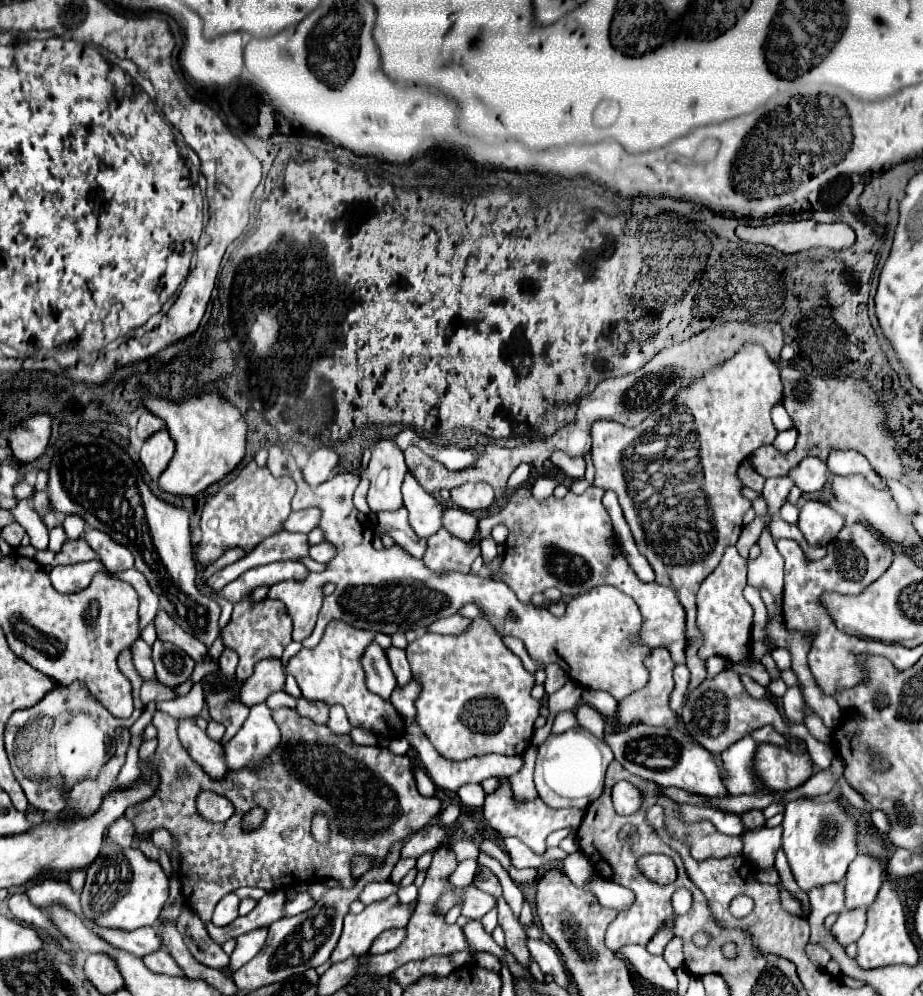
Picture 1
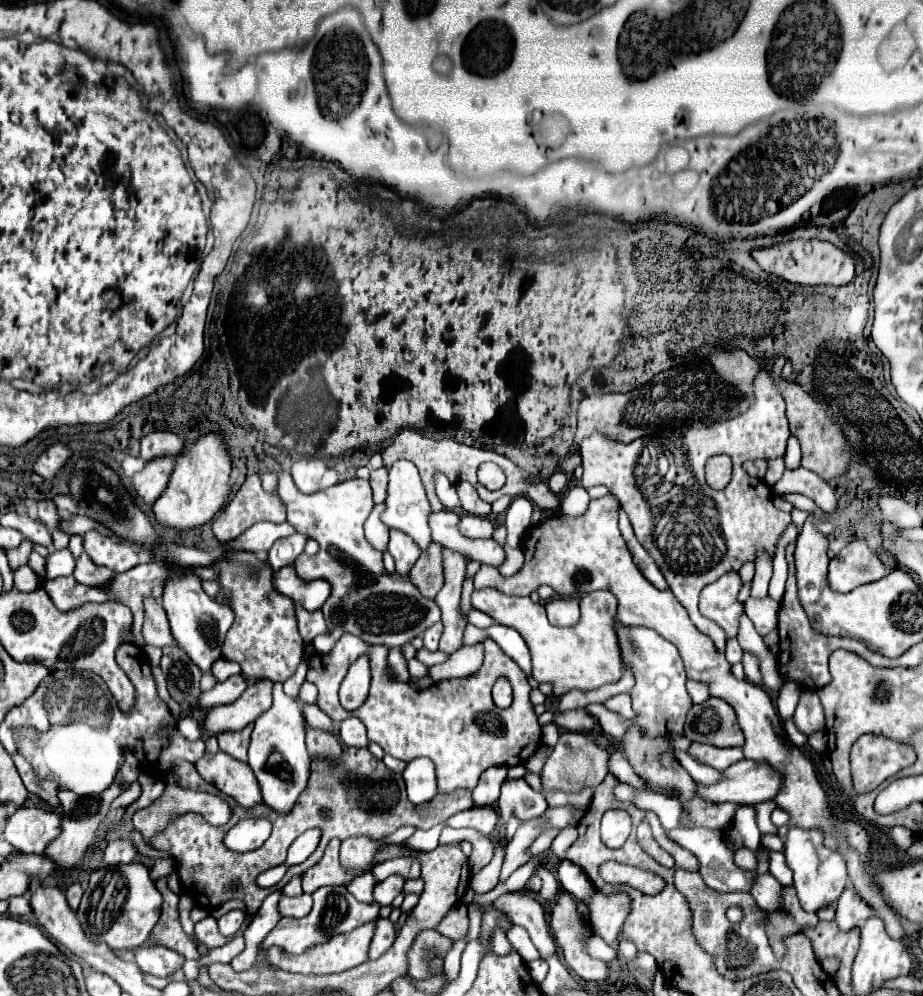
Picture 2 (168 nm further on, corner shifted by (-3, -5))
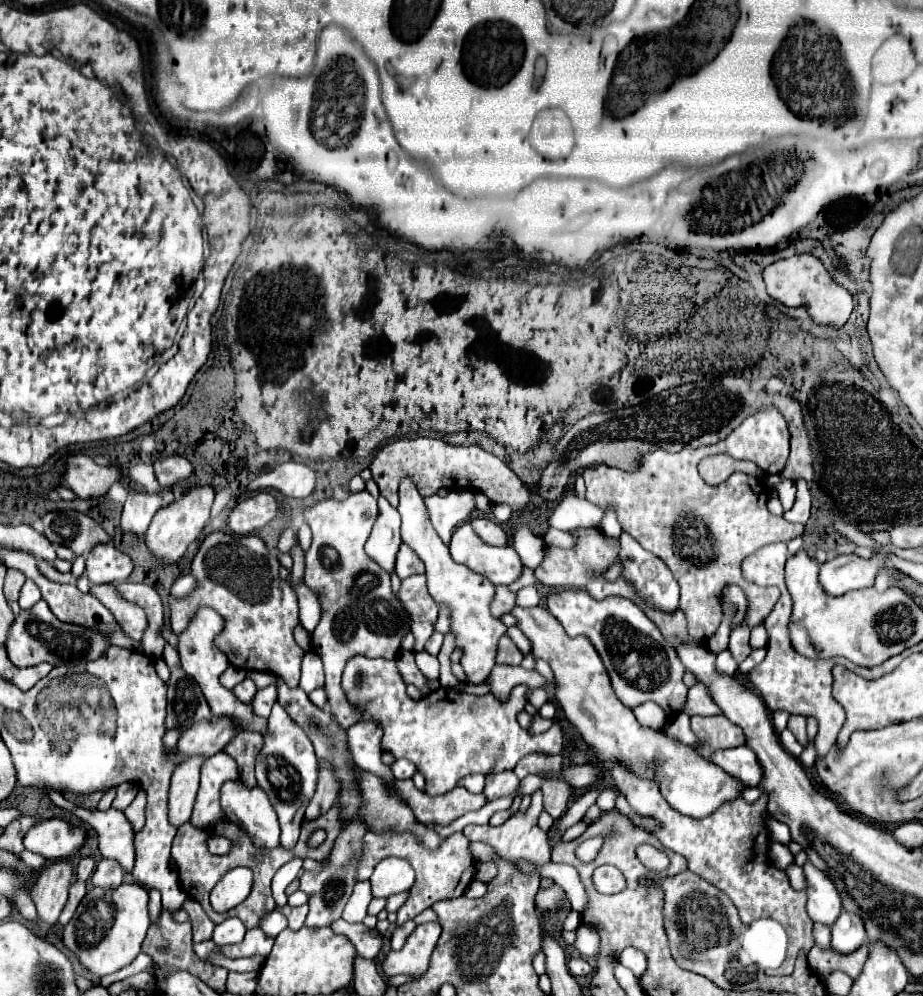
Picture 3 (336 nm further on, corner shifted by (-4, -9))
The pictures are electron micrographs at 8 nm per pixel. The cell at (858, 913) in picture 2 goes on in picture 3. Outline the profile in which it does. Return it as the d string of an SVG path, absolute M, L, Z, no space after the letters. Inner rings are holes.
M843 911L831 933L831 947L841 955L849 955L865 943L865 927L861 925L861 917L853 917L853 913Z

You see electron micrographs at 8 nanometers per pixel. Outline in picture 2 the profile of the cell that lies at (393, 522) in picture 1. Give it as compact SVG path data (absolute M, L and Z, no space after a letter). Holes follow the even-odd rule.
M390 529L390 541L388 541L388 553L396 561L396 573L408 575L416 559L420 557L420 549L412 537L398 529Z

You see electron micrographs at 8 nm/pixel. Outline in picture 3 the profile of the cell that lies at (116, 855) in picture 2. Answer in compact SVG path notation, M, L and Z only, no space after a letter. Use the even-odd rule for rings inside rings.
M101 859L101 863L95 867L91 875L91 883L101 889L115 889L117 885L123 883L123 869L117 867L115 861Z

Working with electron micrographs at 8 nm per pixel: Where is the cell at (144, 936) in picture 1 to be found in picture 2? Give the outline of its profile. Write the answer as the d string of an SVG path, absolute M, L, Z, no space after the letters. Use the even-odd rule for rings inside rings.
M146 943L136 949L136 963L142 973L168 977L184 965L184 957L180 957L180 953L172 953L172 949L164 949L158 943Z

